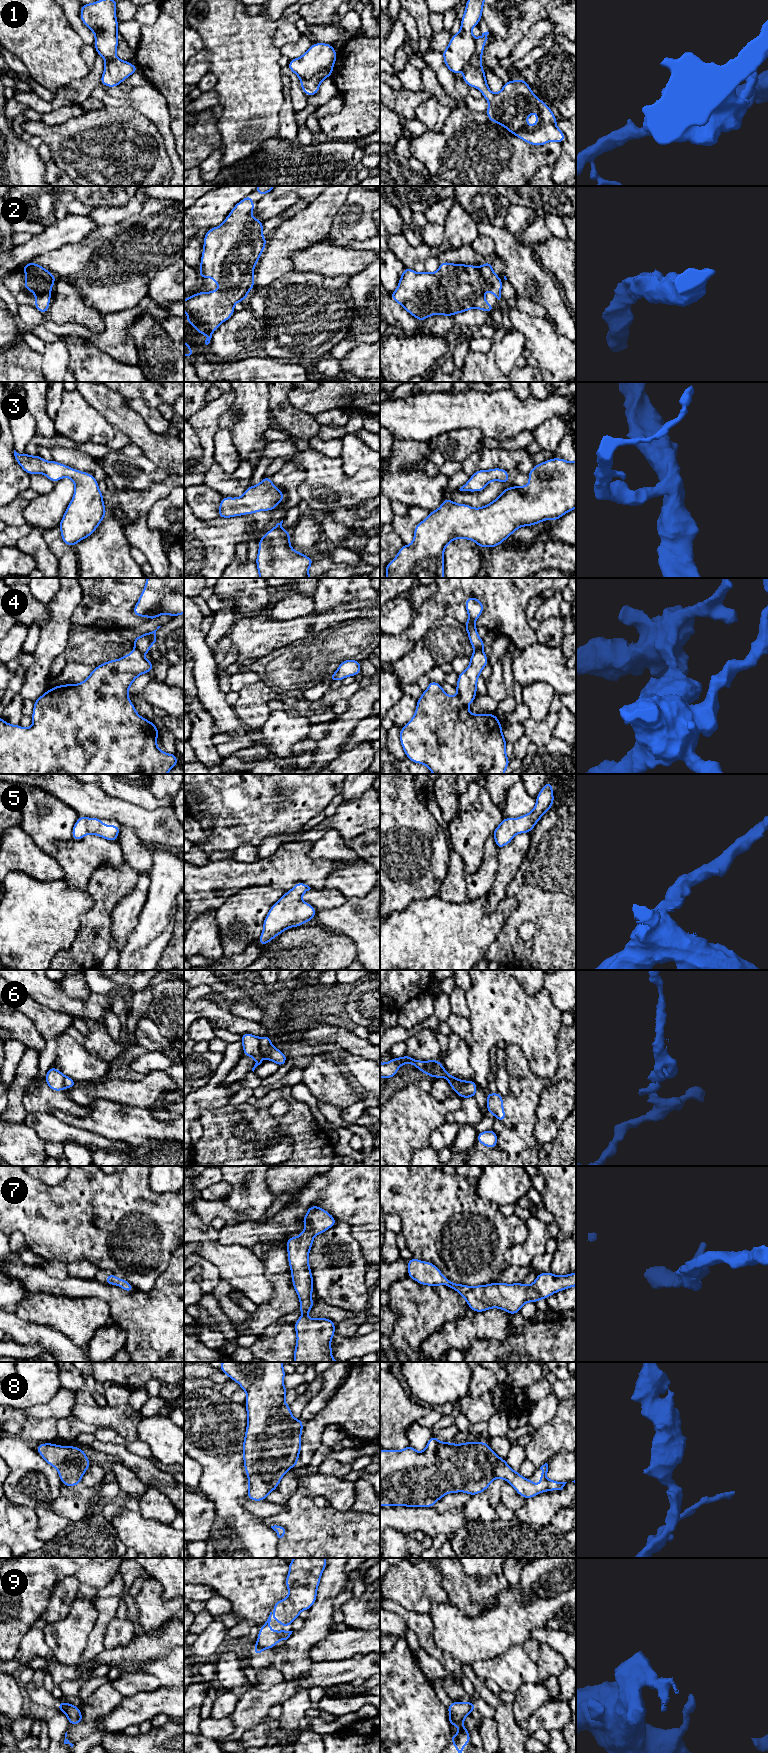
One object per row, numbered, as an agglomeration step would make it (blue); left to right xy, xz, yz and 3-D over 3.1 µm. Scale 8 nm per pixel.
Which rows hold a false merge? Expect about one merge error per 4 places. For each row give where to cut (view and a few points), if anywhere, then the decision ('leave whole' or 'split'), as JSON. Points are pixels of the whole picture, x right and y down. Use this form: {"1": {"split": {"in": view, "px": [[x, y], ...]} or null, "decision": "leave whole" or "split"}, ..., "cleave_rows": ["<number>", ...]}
{"1": {"split": {"in": "xz", "px": [[332, 66], [321, 68], [311, 76], [301, 80]]}, "decision": "split"}, "2": {"split": null, "decision": "leave whole"}, "3": {"split": null, "decision": "leave whole"}, "4": {"split": {"in": "xy", "px": [[135, 648], [142, 653]]}, "decision": "split"}, "5": {"split": null, "decision": "leave whole"}, "6": {"split": {"in": "yz", "px": [[421, 1069], [438, 1069], [457, 1079], [461, 1084], [459, 1094]]}, "decision": "split"}, "7": {"split": null, "decision": "leave whole"}, "8": {"split": null, "decision": "leave whole"}, "9": {"split": {"in": "xy", "px": [[65, 1703], [62, 1711]]}, "decision": "split"}, "cleave_rows": ["1", "4", "6", "9"]}

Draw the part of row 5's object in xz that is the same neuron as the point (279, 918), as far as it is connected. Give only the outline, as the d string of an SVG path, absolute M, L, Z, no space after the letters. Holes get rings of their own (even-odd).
M299 882L272 905L265 917L263 932L258 938L260 945L266 946L288 928L298 927L313 920L317 911L314 910L314 906L301 899L310 889L305 883Z

